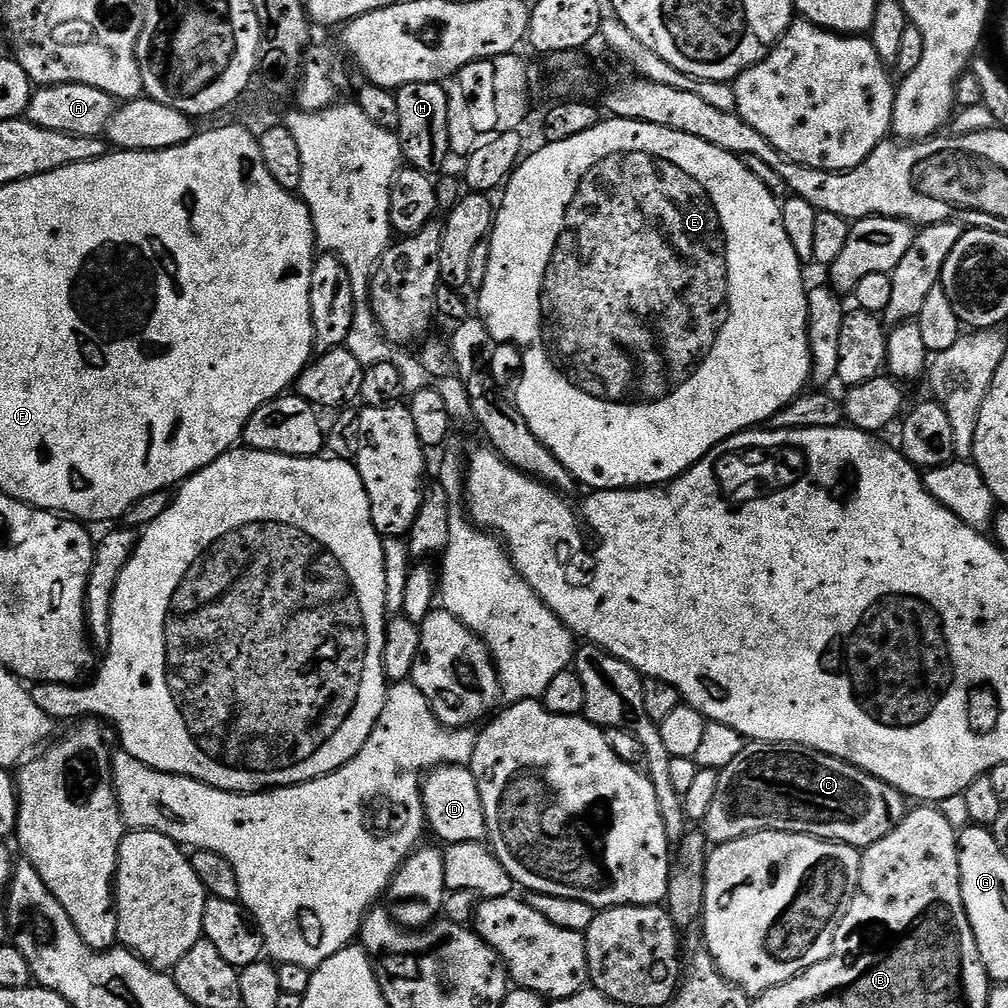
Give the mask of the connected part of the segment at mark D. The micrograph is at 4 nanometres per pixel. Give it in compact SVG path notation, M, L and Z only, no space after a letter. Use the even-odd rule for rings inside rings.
M444 764L431 769L422 780L424 818L430 832L445 845L481 843L487 837L488 823L482 806L482 794L474 782L471 767L463 764Z

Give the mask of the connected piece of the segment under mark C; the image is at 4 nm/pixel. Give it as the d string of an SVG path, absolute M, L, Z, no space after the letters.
M745 743L742 754L738 754L730 766L719 769L719 774L714 803L710 810L706 810L706 818L702 822L704 839L712 846L749 836L751 832L769 831L801 832L819 840L834 840L863 850L886 838L886 834L902 822L906 811L906 797L899 788L874 778L853 764L813 748L805 748L802 744Z

